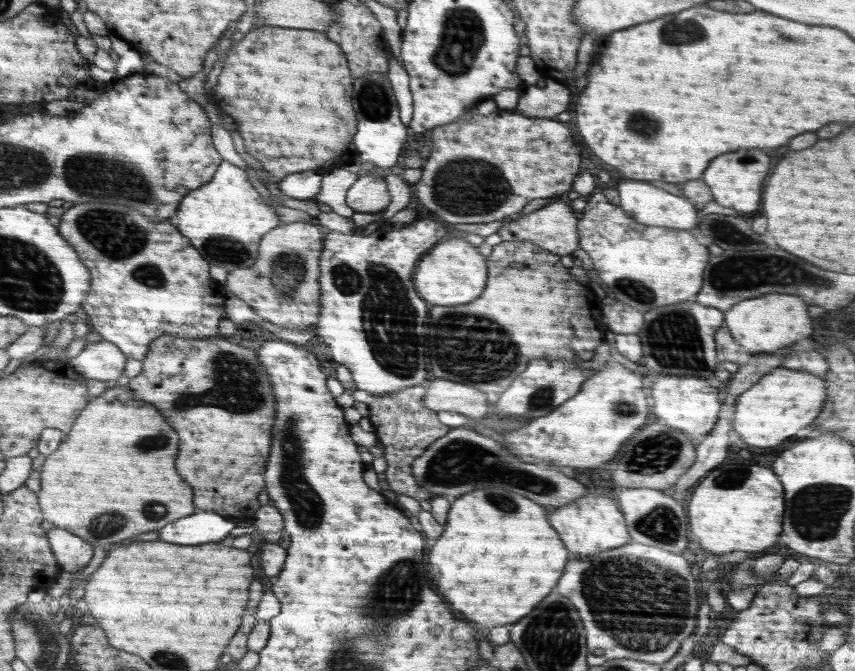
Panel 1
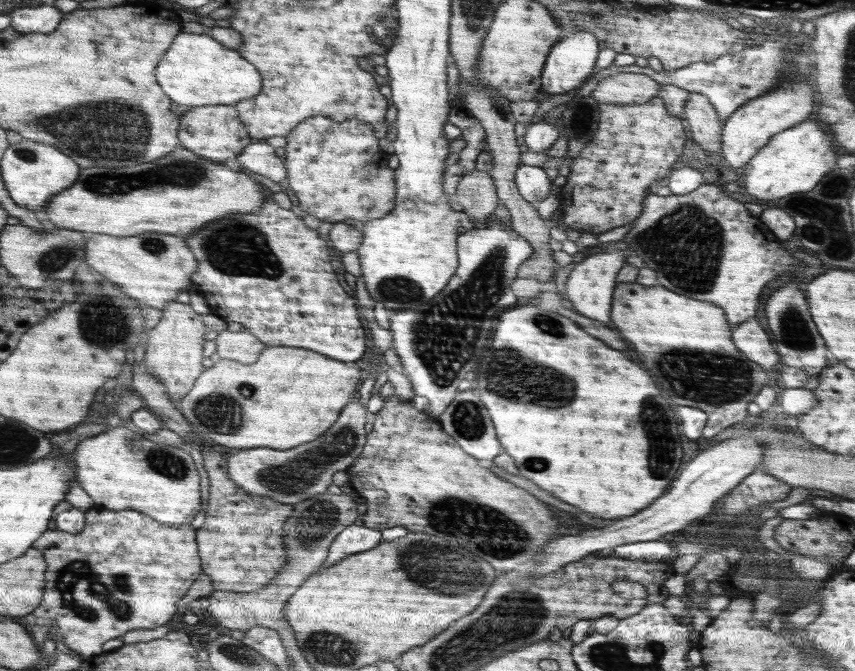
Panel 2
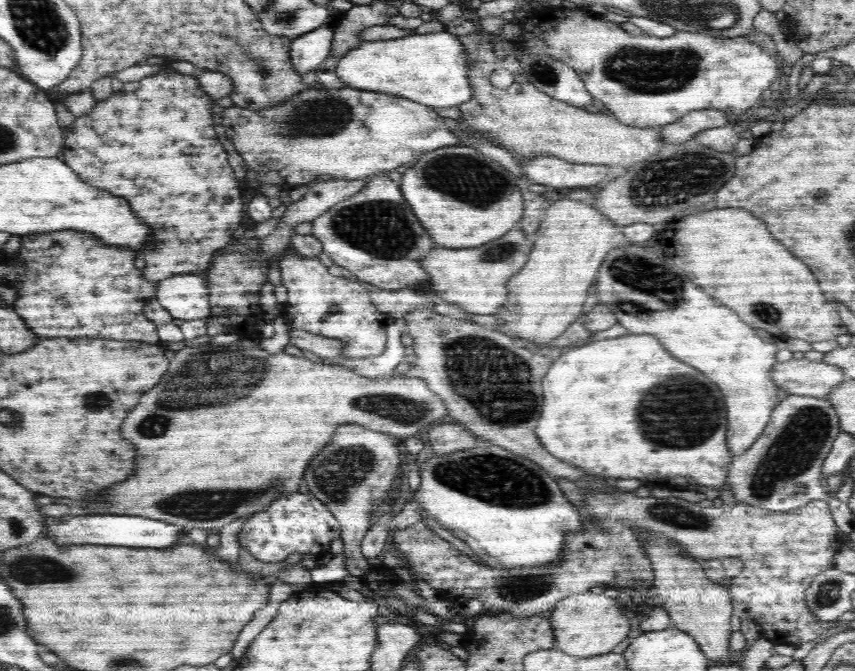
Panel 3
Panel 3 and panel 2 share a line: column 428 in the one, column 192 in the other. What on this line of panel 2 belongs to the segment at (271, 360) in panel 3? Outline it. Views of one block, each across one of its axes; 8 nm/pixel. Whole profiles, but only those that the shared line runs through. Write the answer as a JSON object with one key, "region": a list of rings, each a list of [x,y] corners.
{"region":[[[266,346],[258,357],[258,362],[244,366],[234,360],[222,359],[197,378],[196,386],[179,402],[178,409],[191,424],[194,432],[208,436],[205,440],[214,440],[216,444],[230,448],[258,448],[268,446],[276,450],[288,450],[295,446],[312,442],[322,436],[338,418],[340,410],[355,398],[360,386],[360,374],[365,373],[354,364],[338,362],[310,350],[284,348],[284,346]]]}

